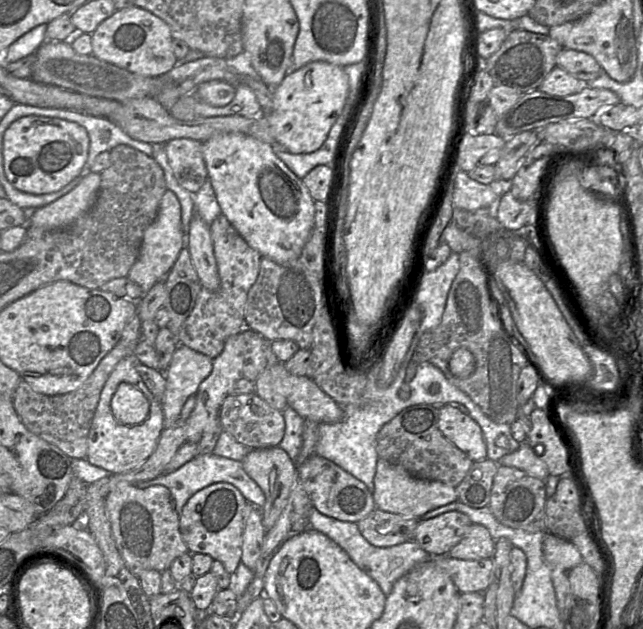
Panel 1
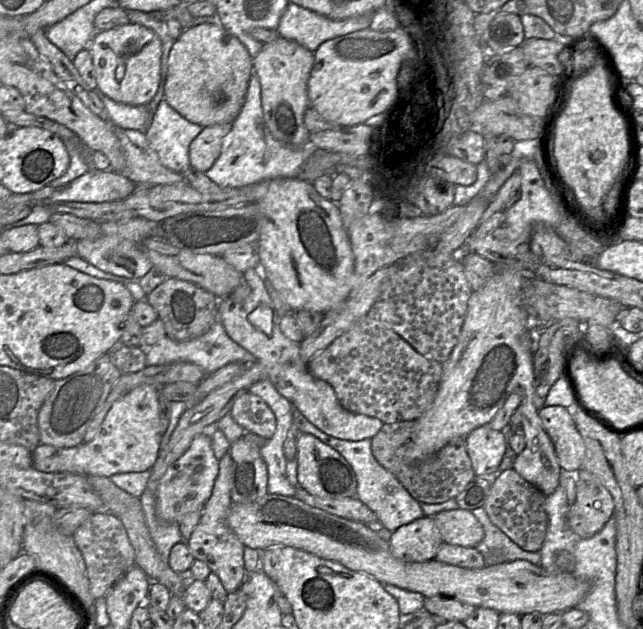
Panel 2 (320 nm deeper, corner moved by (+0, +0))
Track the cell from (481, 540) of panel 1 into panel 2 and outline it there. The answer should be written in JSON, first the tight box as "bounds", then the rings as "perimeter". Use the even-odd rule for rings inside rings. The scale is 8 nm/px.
{"bounds":[432,510,484,547],"perimeter":[[[470,510],[442,511],[432,517],[443,543],[462,547],[477,547],[484,538],[484,529]]]}

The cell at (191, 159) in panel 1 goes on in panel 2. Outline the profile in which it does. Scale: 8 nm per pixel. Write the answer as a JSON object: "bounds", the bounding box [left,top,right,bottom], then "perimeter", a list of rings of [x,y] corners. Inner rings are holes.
{"bounds":[189,124,231,173],"perimeter":[[[231,124],[204,127],[189,145],[190,167],[201,173],[208,171],[219,157],[223,139],[230,130]]]}

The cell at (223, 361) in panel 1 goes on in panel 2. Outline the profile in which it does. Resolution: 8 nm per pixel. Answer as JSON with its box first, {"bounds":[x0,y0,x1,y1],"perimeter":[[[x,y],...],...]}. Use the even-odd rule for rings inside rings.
{"bounds":[156,433,219,522],"perimeter":[[[209,433],[194,437],[186,452],[171,464],[161,478],[156,491],[156,515],[166,522],[177,522],[186,514],[200,511],[210,498],[219,473],[219,461],[212,450]]]}

